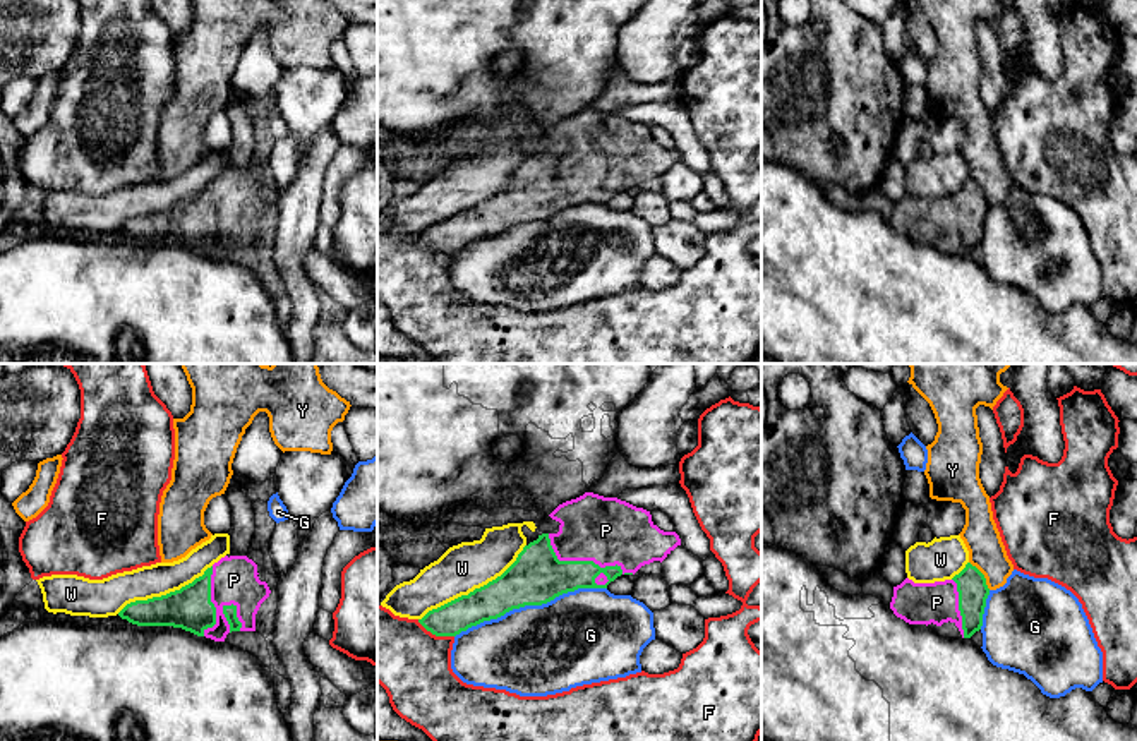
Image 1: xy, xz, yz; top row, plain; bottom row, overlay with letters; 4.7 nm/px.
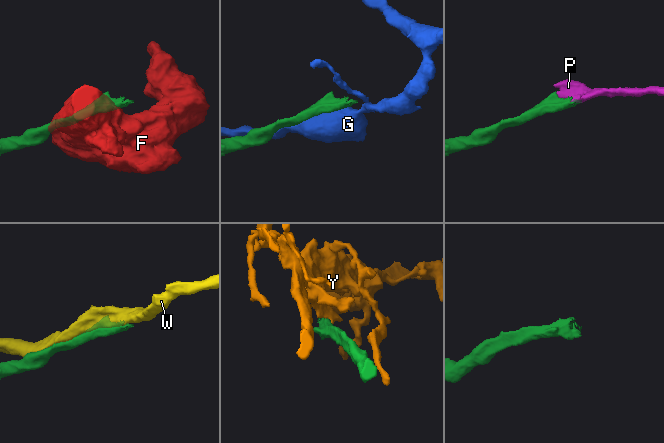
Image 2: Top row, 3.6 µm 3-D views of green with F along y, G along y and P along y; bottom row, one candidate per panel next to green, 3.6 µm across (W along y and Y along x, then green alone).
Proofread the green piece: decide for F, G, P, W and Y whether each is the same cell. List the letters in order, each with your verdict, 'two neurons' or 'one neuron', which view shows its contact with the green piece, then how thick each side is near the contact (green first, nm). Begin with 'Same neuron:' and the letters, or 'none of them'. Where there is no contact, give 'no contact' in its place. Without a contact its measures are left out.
Same neuron: P
F: two neurons | xz | 160/360 nm
G: two neurons | xz | 260/440 nm
P: one neuron | xz | 260/320 nm
W: two neurons | xz | 220/220 nm
Y: two neurons | yz | 140/170 nm

